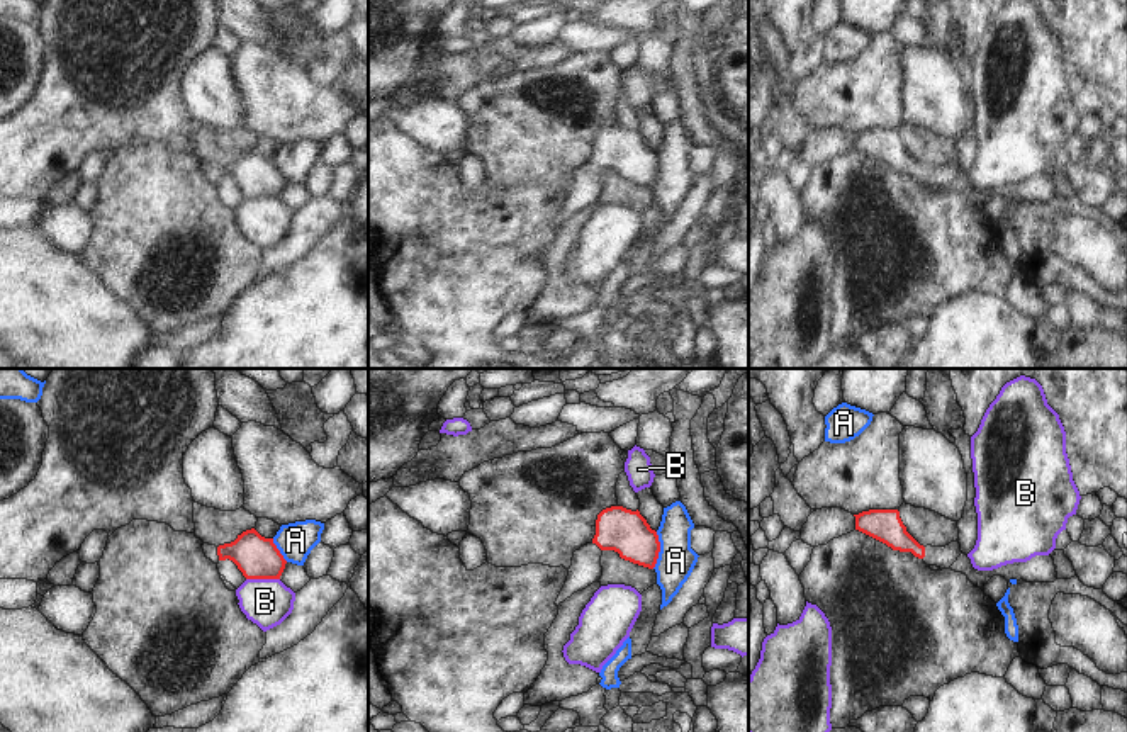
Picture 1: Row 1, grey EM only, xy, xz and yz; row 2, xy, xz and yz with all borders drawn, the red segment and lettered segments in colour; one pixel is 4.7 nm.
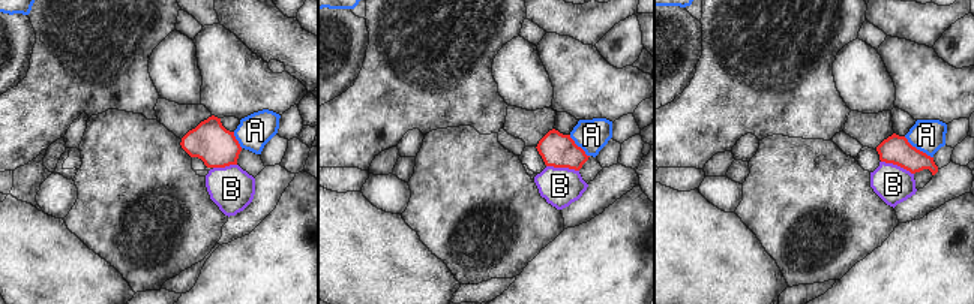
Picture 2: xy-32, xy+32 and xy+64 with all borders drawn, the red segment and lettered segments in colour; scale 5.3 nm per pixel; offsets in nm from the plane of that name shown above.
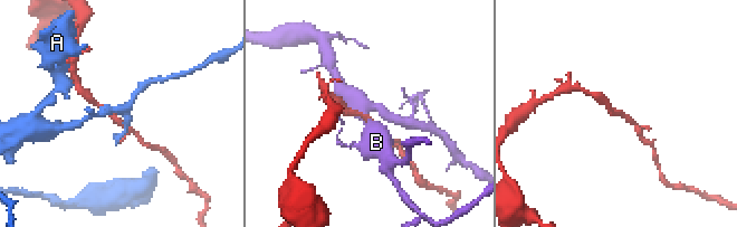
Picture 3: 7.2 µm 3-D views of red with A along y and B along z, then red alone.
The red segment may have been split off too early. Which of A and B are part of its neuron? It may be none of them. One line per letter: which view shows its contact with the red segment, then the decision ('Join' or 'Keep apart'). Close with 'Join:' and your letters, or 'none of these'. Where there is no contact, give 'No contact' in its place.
A: Touches red in xz. Keep apart
B: Touches red in xy. Keep apart
Join: none of these

